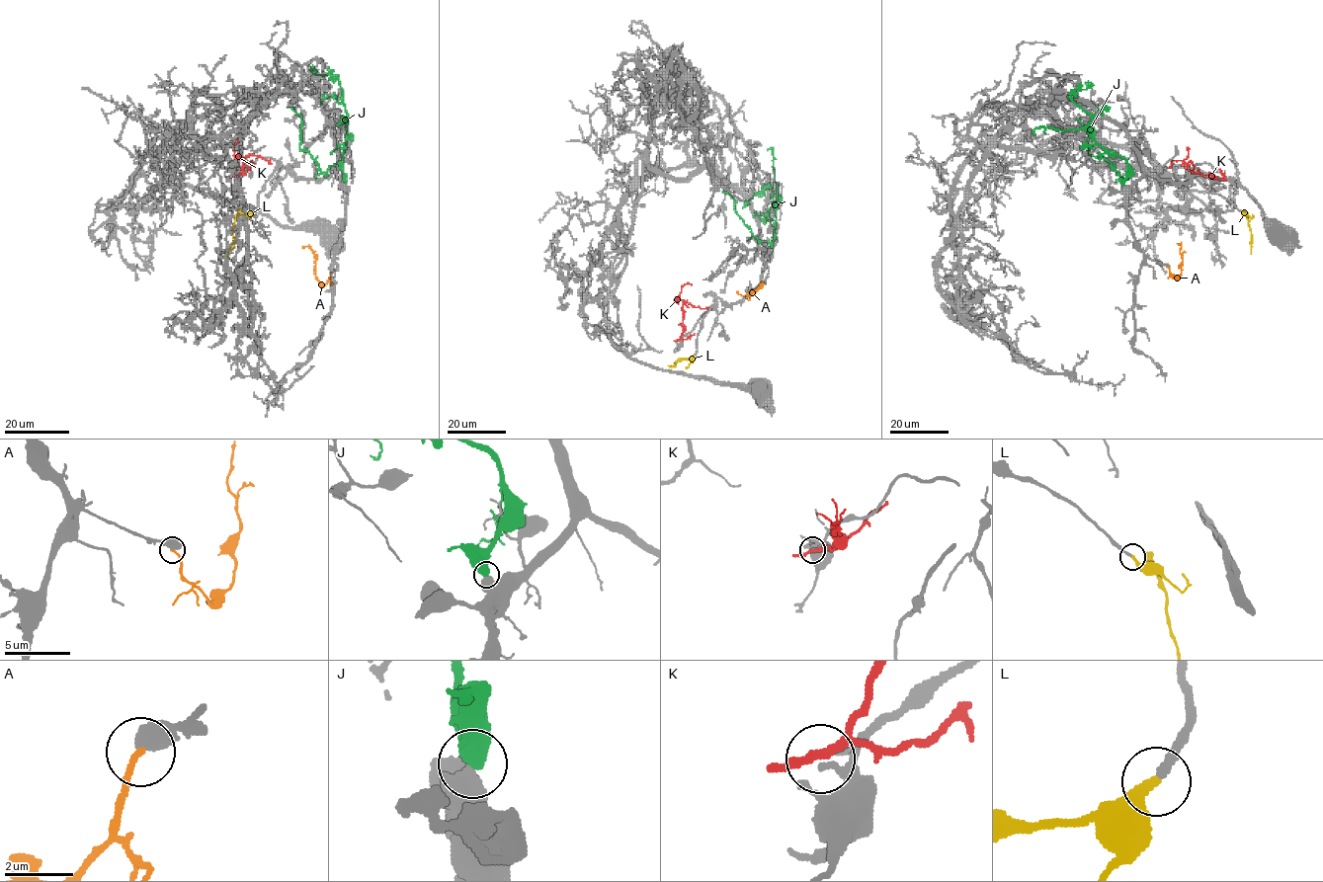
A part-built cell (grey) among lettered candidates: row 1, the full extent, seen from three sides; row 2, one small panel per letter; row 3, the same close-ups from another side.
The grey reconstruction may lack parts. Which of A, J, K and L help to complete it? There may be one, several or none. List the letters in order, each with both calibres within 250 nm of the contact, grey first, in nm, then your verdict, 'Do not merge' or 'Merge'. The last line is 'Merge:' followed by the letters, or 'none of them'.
A: Thickness 650 nm (grey) against 170 nm. Do not merge
J: Thickness 600 nm (grey) against 600 nm. Do not merge
K: Thickness 240 nm (grey) against 200 nm. Do not merge
L: Thickness 240 nm (grey) against 280 nm. Merge
Merge: L

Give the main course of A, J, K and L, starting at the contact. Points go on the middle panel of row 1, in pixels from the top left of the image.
A: (762, 282), (748, 296), (737, 290)
J: (775, 238), (773, 243), (776, 204), (770, 186), (757, 193), (743, 207)
K: (678, 340), (682, 332), (683, 300), (702, 308), (708, 307)
L: (694, 356), (679, 360), (675, 365), (669, 364)

